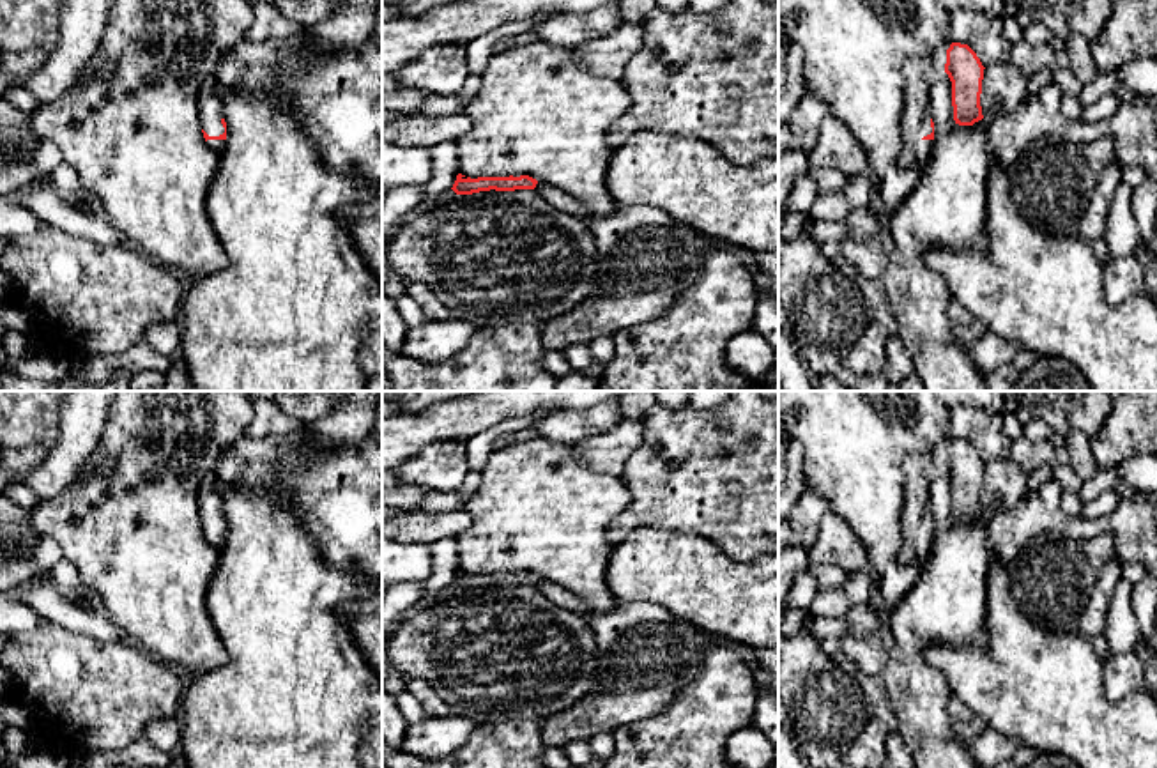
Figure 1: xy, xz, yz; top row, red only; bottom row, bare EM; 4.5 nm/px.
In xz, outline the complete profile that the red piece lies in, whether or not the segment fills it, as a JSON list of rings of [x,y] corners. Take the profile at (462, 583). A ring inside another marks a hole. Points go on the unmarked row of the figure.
[[[458,570],[451,586],[456,591],[472,591],[472,589],[490,588],[490,586],[495,586],[495,588],[534,586],[536,580],[538,577],[529,572],[471,575],[471,573]]]

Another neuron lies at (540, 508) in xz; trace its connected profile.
[[[533,437],[494,449],[485,460],[478,492],[465,506],[472,524],[455,538],[460,570],[471,575],[529,572],[577,595],[586,603],[586,618],[607,614],[617,605],[605,579],[614,549],[607,540],[607,531],[630,503],[632,494],[621,476],[591,469],[570,444]]]

